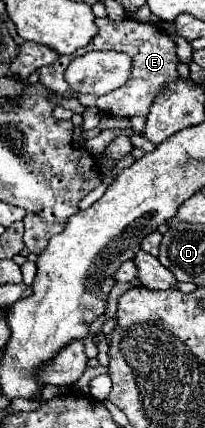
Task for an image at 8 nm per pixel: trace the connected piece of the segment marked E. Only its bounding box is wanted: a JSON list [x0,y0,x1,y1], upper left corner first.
[78,17,178,117]

